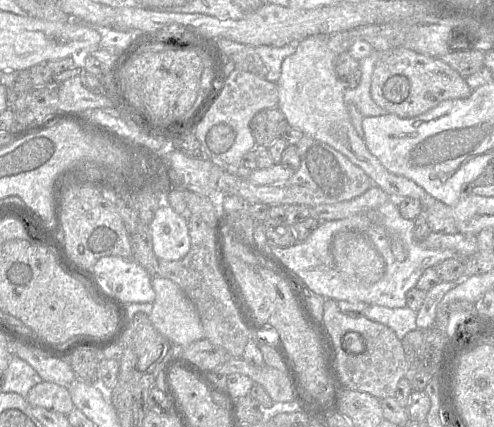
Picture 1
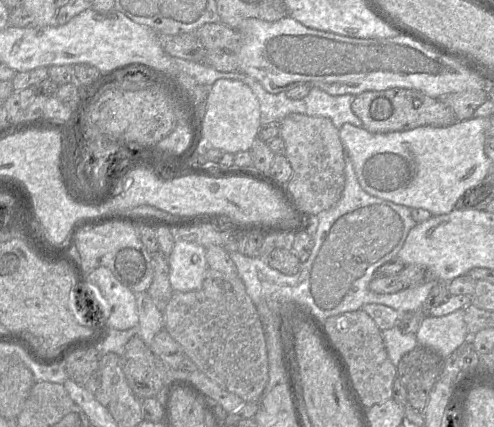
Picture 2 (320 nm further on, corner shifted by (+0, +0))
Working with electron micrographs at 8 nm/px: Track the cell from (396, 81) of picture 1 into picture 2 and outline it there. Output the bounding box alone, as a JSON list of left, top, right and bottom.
[352,88,458,134]

